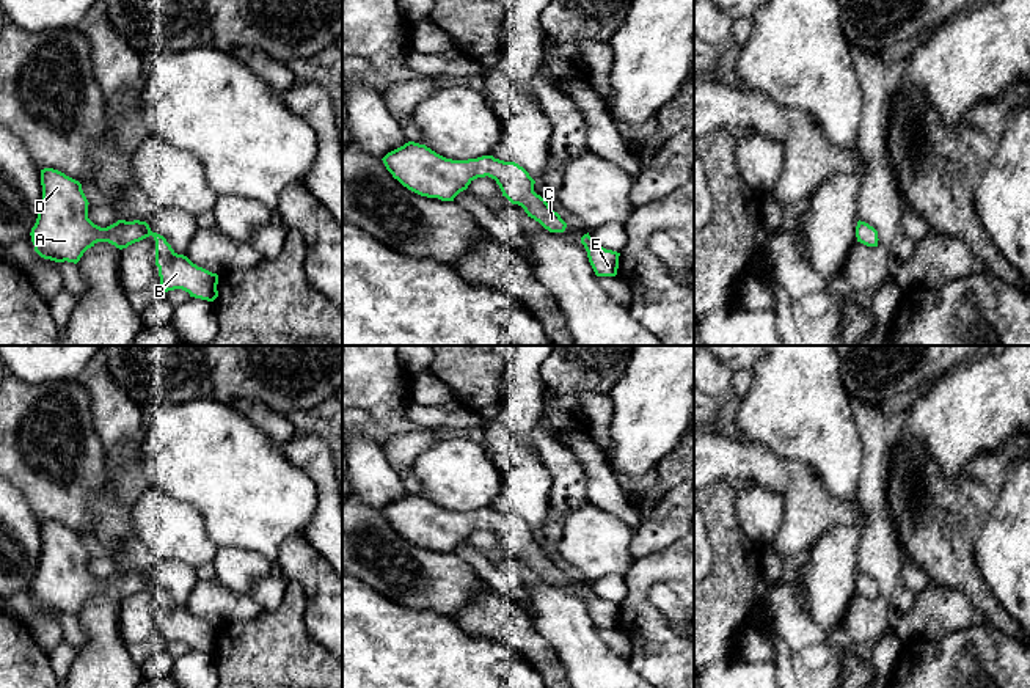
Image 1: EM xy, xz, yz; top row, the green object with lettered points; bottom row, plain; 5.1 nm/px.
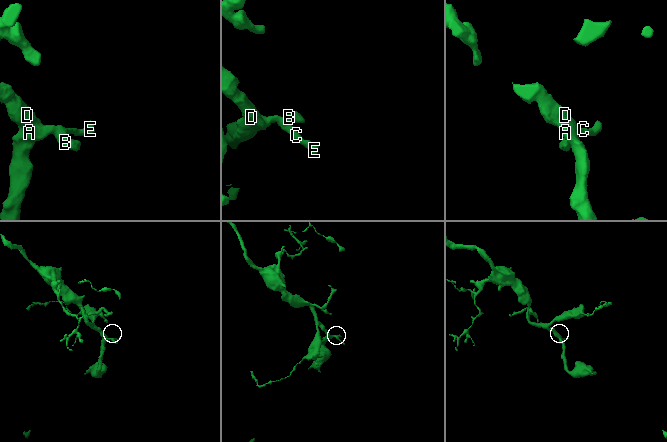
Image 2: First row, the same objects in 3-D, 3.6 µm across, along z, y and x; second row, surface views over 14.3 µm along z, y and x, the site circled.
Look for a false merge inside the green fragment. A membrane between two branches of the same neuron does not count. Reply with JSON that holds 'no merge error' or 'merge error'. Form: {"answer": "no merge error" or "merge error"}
{"answer": "no merge error"}

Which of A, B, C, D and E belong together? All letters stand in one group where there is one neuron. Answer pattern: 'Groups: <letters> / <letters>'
Groups: A B C D E

